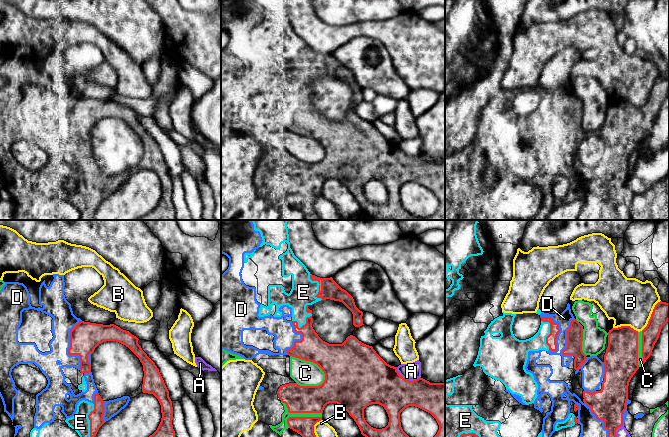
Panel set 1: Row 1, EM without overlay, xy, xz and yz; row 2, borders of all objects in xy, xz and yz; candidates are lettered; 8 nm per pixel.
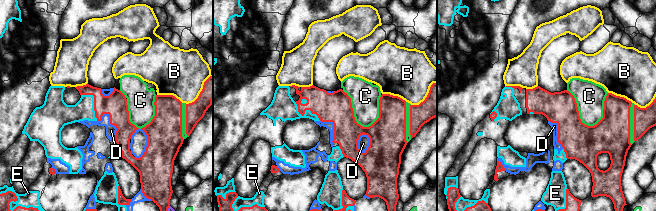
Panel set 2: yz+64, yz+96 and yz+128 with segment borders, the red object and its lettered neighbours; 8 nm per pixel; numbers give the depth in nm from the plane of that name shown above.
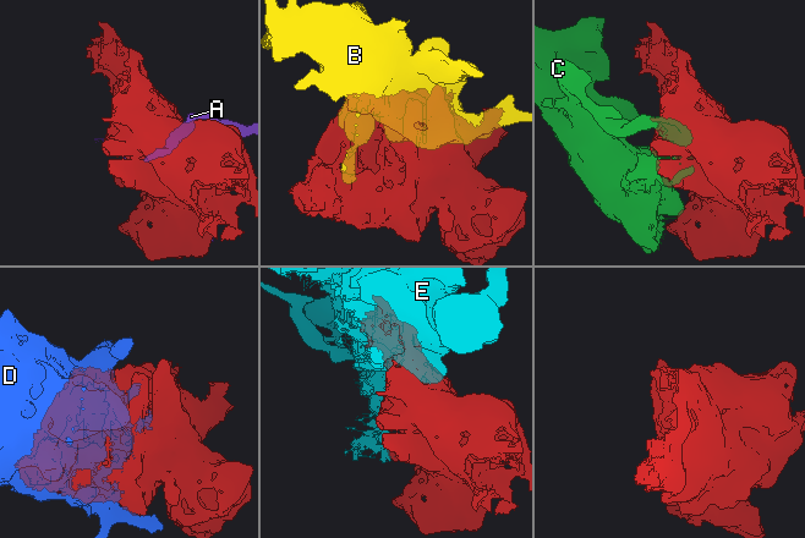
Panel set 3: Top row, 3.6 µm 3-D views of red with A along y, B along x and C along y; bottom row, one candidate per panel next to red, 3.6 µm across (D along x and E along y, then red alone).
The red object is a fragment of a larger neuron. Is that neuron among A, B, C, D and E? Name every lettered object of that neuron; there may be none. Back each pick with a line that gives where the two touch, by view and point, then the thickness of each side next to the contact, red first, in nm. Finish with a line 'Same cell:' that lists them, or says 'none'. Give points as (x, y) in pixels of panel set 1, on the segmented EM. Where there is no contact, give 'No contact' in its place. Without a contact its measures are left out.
D: Touches red at xy (68, 349). Thickness 240 nm (red) against 180 nm
Same cell: D

